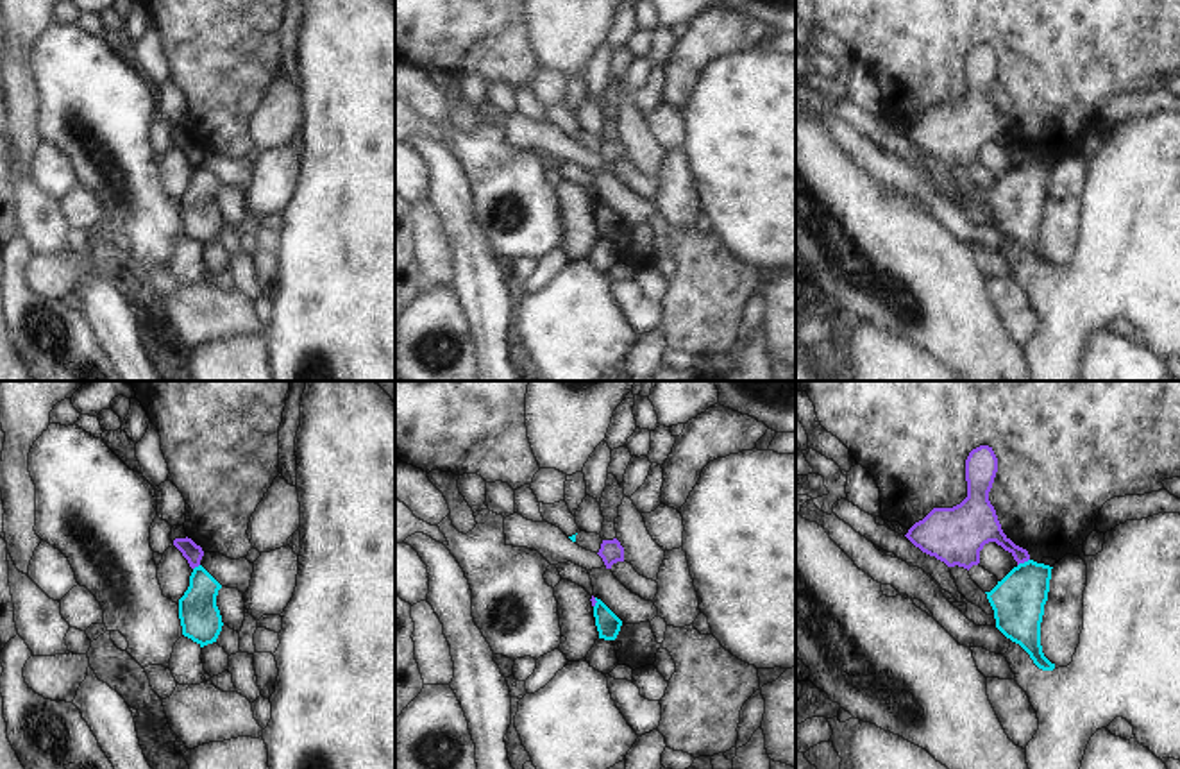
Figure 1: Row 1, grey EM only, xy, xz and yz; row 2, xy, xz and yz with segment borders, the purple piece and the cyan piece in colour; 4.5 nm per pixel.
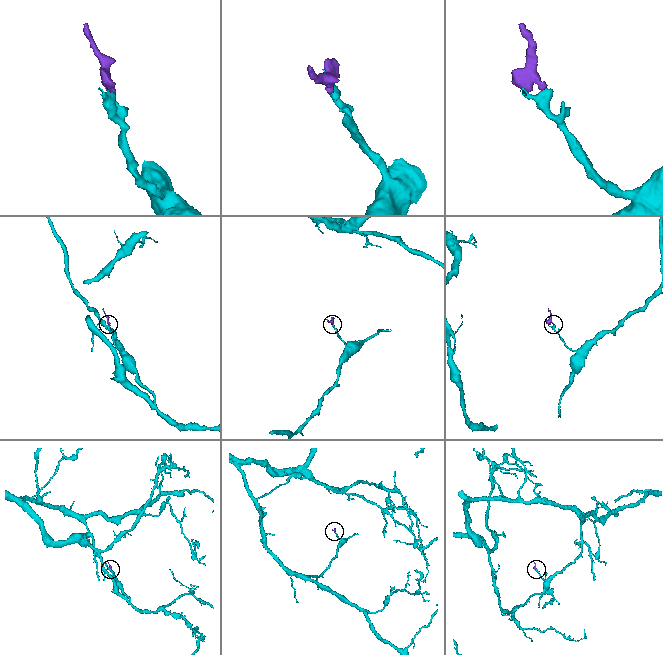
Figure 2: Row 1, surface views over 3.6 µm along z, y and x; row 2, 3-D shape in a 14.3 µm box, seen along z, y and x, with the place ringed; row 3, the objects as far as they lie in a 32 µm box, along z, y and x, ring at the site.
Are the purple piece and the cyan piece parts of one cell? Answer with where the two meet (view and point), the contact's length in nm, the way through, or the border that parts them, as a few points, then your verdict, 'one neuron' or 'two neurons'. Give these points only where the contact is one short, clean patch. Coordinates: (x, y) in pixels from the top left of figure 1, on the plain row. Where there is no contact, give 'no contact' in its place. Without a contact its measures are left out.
contact yz (1023, 161); length 70 nm; border yz (1028, 158), (1018, 165); two neurons

